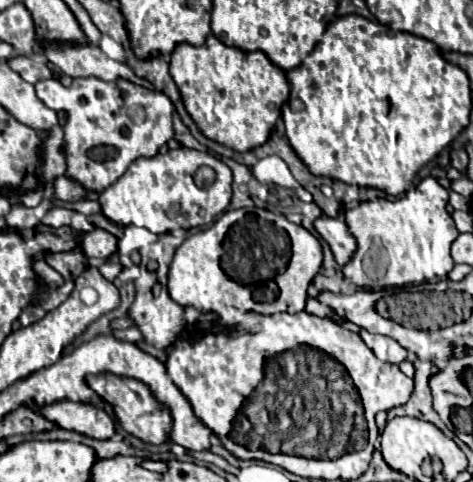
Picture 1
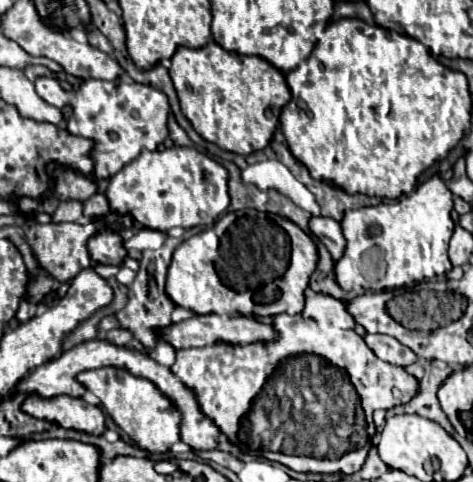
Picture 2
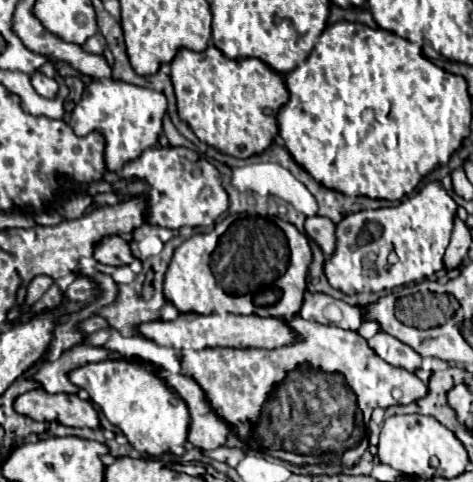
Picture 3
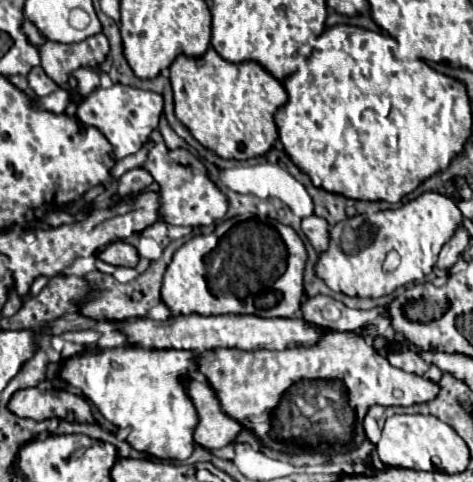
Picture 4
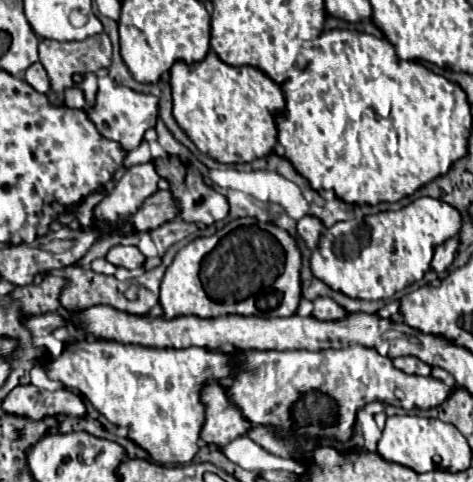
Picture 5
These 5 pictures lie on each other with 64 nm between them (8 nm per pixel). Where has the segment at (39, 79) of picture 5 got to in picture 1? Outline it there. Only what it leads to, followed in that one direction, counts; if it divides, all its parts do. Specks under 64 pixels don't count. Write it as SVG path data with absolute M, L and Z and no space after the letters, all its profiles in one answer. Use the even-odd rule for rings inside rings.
M48 78L36 82L36 94L48 108L64 110L68 114L68 120L64 124L64 150L68 164L66 176L78 180L84 188L94 192L102 192L110 184L114 184L136 158L158 154L158 150L174 136L174 106L168 96L158 90L132 84L130 80L120 78L114 82L104 82L100 78L76 78L70 88L64 88L56 78Z

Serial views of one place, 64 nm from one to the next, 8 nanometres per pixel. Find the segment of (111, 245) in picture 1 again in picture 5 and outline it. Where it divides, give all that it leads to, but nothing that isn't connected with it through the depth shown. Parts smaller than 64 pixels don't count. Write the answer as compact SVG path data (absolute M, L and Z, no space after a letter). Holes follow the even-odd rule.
M114 246L106 254L106 260L112 262L114 266L124 266L128 270L134 270L134 268L140 268L146 258L136 246Z

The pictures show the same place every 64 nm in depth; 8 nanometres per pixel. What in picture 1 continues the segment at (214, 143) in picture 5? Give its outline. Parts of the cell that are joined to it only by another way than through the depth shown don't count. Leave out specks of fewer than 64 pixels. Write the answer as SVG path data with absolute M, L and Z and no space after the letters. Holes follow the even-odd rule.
M208 36L204 46L178 44L172 52L170 76L198 130L236 152L248 152L268 140L280 118L280 108L290 96L284 70L272 64L266 54L230 48L214 36Z

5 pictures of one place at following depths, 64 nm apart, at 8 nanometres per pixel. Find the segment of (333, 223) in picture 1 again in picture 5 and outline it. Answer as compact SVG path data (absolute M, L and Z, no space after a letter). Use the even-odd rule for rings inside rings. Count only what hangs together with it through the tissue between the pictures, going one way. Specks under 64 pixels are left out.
M304 216L304 218L300 218L300 220L298 220L298 224L296 224L298 236L306 242L306 246L308 246L310 250L314 250L314 248L316 248L322 228L324 228L324 226L322 226L322 224L320 224L320 220L316 220L314 216Z

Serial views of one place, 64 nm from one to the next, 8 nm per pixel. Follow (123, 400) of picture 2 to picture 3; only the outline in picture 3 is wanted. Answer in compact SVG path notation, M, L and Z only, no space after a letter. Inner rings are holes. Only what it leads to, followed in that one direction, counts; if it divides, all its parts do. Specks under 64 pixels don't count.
M120 358L78 366L68 378L72 384L88 392L90 400L102 410L108 422L118 426L138 452L148 456L162 456L166 452L182 456L186 452L184 444L188 442L190 426L188 406L164 384L158 370L160 366L148 360Z

